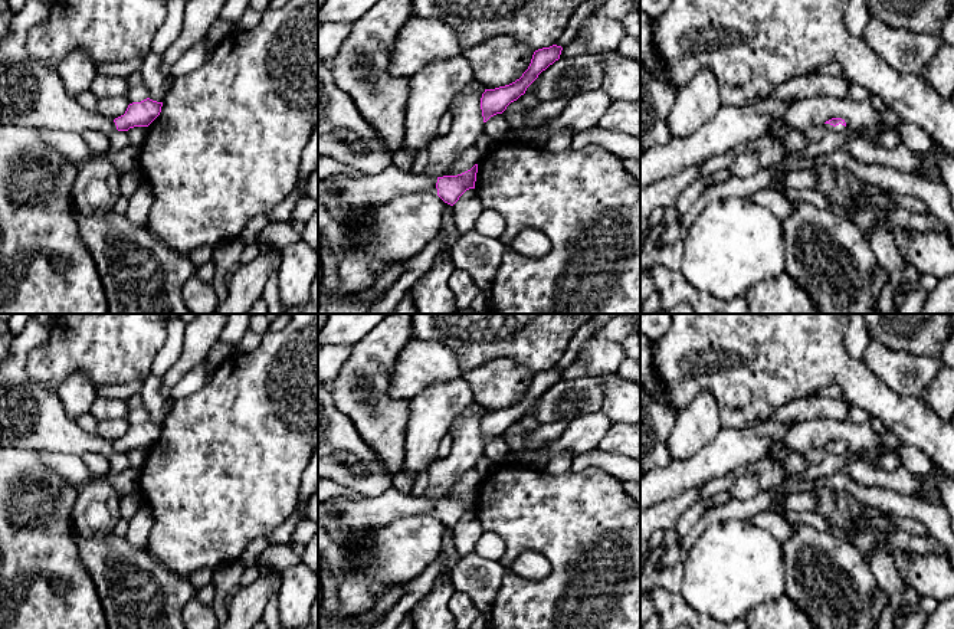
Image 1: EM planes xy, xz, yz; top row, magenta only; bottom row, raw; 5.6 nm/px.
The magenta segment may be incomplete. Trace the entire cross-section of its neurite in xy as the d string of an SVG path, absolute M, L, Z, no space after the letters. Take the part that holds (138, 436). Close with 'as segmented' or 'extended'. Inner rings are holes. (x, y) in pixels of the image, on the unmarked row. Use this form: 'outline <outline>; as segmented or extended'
outline M30 315L0 364L0 448L76 456L94 452L109 458L117 452L148 449L160 438L163 425L150 420L130 426L115 442L81 429L66 415L58 392L35 383L26 370L29 354L45 344L47 330Z; extended

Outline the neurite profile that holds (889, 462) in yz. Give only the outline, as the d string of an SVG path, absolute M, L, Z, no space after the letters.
M885 453L876 463L873 463L873 468L886 472L894 472L901 466L901 461L894 453Z

